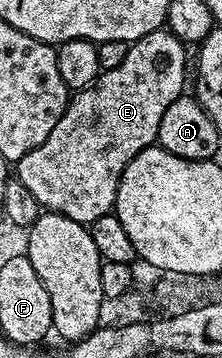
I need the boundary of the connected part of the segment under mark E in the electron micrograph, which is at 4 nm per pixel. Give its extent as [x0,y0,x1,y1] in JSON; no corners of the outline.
[17,28,189,224]

